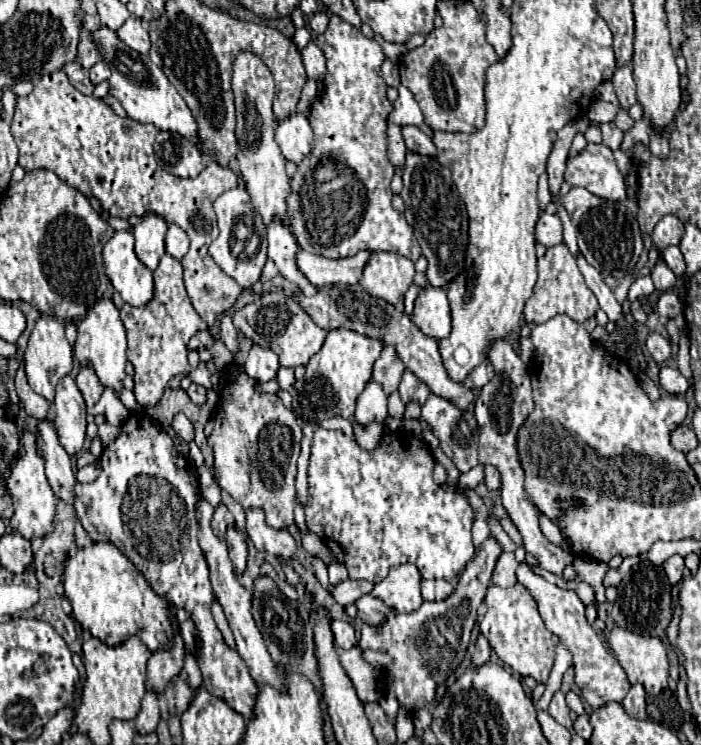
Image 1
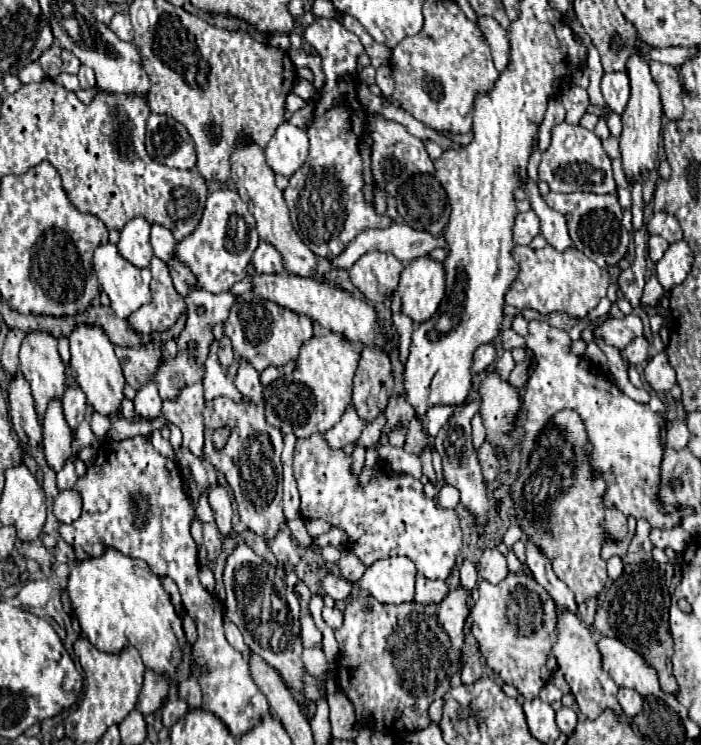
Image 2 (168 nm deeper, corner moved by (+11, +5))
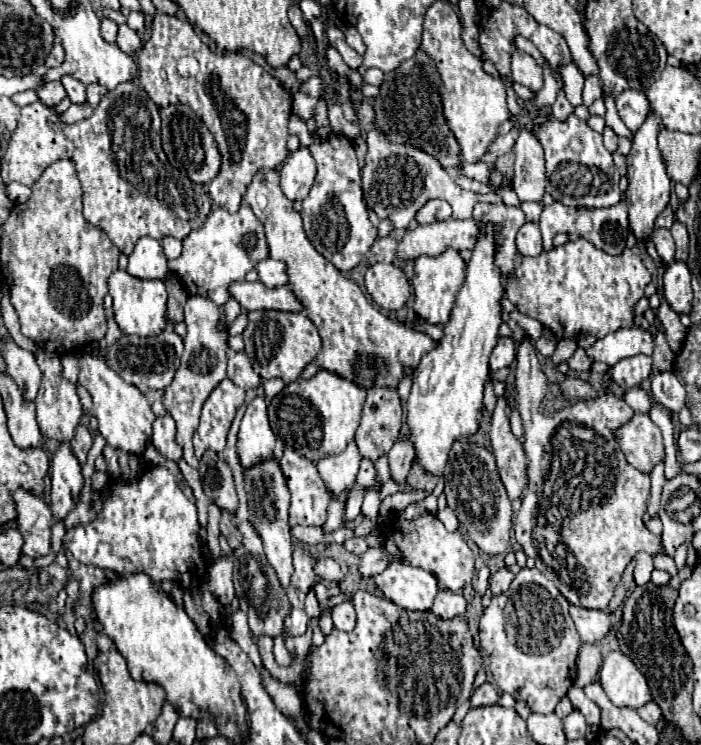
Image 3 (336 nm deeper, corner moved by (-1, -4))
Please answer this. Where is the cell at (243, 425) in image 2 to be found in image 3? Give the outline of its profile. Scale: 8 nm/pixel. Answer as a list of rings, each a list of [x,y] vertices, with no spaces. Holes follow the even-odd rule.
[[[272,456],[268,460],[262,460],[260,464],[244,468],[244,486],[248,494],[250,520],[264,544],[266,558],[270,566],[276,570],[280,584],[288,588],[290,576],[292,576],[292,534],[290,534],[290,524],[288,524],[290,492],[288,492],[288,486],[280,468],[280,458]]]

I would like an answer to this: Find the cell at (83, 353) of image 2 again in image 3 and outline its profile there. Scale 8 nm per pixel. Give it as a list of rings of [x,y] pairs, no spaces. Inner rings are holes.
[[[104,356],[80,358],[78,382],[92,396],[92,414],[98,418],[98,430],[106,438],[106,442],[130,454],[138,454],[140,450],[144,450],[146,440],[152,434],[152,422],[156,420],[154,412],[150,410],[148,398],[134,384],[128,384],[118,372],[114,372]]]

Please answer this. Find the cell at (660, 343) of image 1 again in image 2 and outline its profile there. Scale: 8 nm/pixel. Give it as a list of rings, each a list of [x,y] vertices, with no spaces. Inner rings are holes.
[[[644,337],[634,339],[628,347],[622,349],[622,359],[624,359],[628,365],[644,363],[644,361],[648,359],[648,341],[646,341]]]

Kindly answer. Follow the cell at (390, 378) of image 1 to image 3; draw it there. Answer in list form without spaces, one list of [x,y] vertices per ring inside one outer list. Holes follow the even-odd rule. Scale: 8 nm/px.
[[[368,388],[362,422],[356,430],[356,446],[362,458],[376,460],[398,440],[402,426],[402,402],[396,388]]]

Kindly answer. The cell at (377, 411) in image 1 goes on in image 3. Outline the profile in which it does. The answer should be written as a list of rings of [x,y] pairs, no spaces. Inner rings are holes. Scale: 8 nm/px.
[[[350,442],[344,452],[336,456],[326,456],[316,464],[320,478],[324,480],[324,484],[332,494],[338,494],[344,488],[352,486],[358,474],[358,466],[360,466],[360,452],[356,448],[356,442]]]

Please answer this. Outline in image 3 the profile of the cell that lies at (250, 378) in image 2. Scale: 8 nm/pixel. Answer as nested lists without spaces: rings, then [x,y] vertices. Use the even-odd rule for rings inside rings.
[[[256,396],[244,412],[240,432],[238,432],[238,456],[244,468],[262,462],[272,456],[276,436],[268,424],[266,402],[262,396]]]

